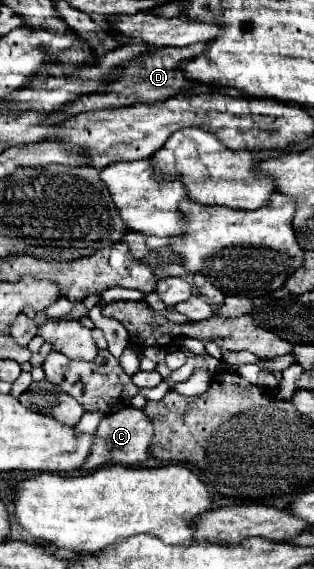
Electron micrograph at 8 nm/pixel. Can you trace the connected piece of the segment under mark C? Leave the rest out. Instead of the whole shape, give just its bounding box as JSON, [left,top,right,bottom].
[84,406,154,470]

